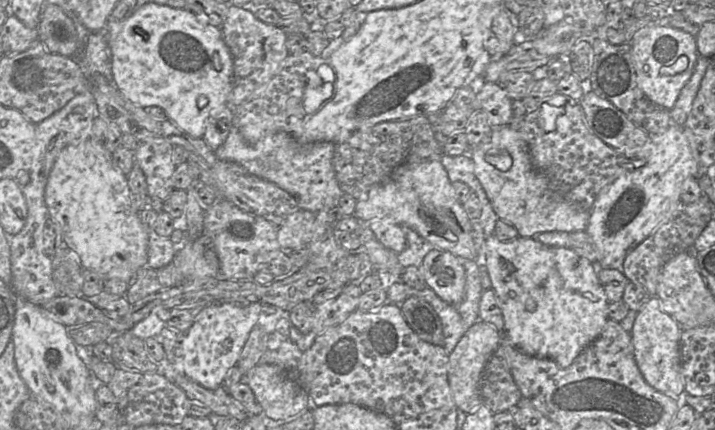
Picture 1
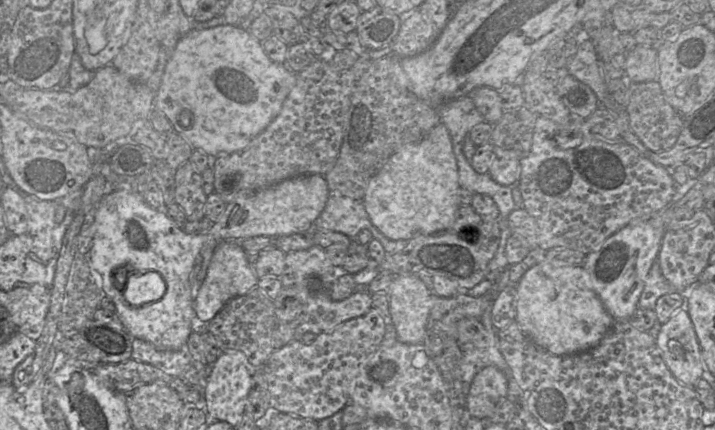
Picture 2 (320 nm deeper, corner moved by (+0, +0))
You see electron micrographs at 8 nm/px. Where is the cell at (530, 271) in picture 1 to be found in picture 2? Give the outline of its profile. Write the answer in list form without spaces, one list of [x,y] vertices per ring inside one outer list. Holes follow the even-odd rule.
[[[544,260],[523,274],[516,290],[514,321],[537,346],[551,354],[585,353],[599,344],[614,323],[583,266],[555,266]]]

